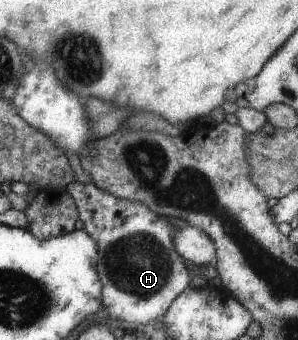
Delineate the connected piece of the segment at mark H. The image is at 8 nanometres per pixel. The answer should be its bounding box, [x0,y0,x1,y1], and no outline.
[63,182,191,324]

